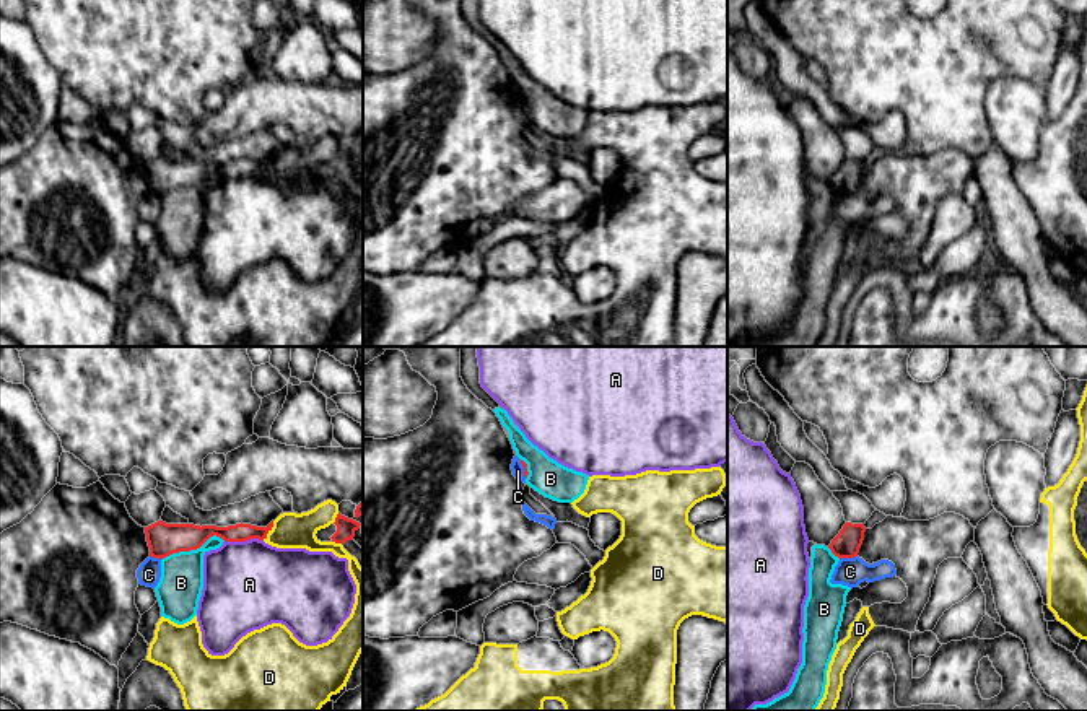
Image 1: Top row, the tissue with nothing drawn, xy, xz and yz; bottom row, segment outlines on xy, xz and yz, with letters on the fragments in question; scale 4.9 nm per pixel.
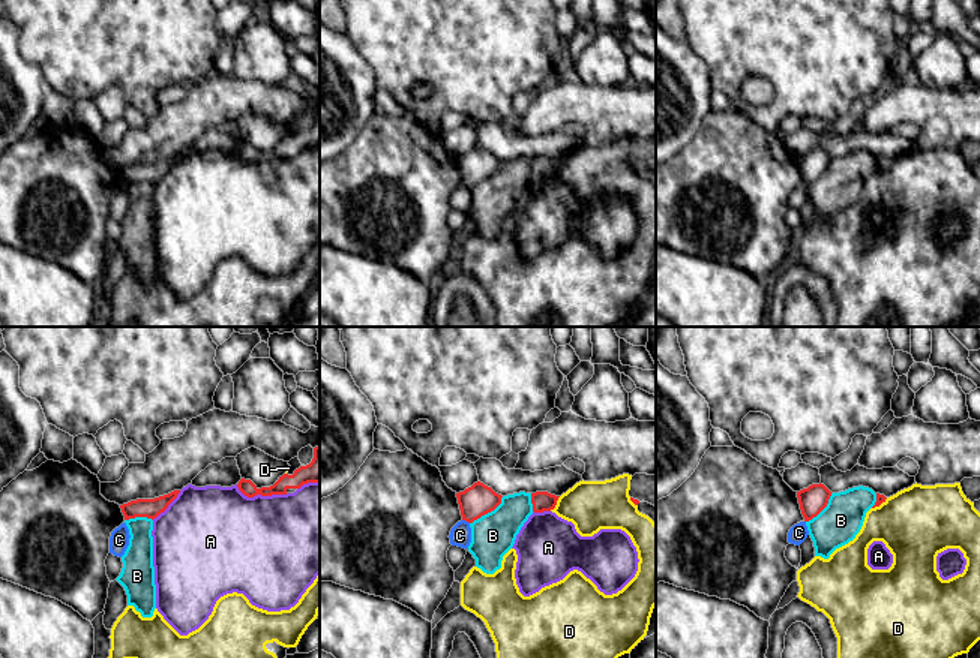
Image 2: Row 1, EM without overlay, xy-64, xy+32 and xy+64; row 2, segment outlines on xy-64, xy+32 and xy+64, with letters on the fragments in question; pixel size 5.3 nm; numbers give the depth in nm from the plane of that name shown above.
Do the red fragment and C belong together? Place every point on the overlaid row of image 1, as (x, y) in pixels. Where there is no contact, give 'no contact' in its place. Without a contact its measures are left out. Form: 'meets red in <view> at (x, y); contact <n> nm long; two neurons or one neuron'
meets red in yz at (848, 557); contact 90 nm long; two neurons

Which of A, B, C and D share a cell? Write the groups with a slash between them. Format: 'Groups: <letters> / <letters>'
Groups: A / B / C / D

